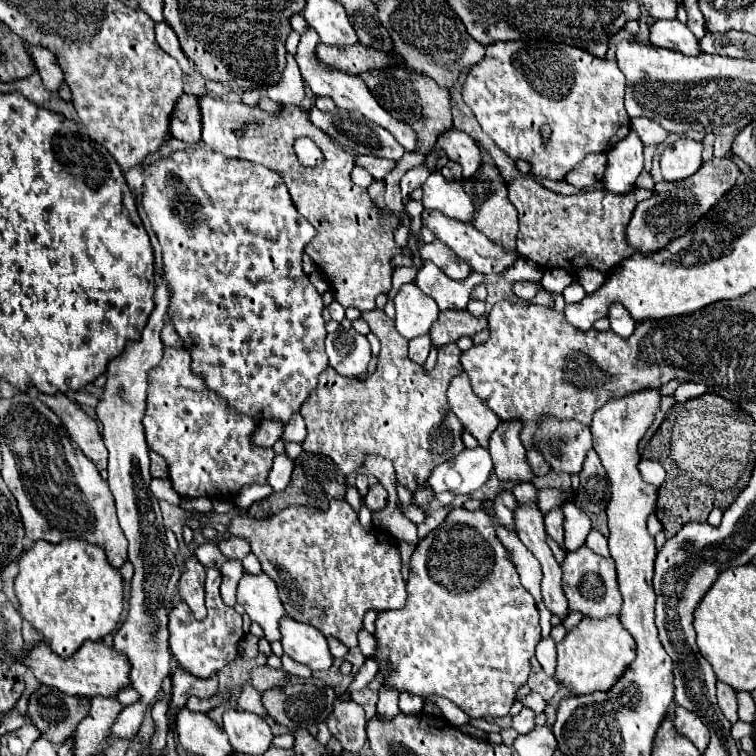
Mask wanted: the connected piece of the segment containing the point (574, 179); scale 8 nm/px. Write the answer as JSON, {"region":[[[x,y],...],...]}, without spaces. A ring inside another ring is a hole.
{"region":[[[589,154],[563,178],[563,182],[577,188],[589,188],[603,178],[605,164],[607,164],[605,154]]]}

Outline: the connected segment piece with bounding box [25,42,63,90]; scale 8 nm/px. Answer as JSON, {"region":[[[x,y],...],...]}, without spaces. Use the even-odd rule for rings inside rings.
{"region":[[[25,42],[25,48],[29,52],[29,56],[33,58],[33,64],[37,68],[37,74],[41,76],[43,84],[49,88],[49,90],[59,90],[59,86],[63,84],[63,78],[61,78],[61,68],[55,60],[55,56],[43,48],[43,46],[33,46],[29,42]]]}

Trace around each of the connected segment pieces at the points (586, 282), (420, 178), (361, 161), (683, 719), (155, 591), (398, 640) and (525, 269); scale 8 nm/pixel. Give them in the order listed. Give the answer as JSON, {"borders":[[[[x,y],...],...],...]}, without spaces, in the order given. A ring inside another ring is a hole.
{"borders":[[[[581,268],[581,272],[577,272],[577,276],[575,276],[575,282],[581,284],[587,294],[593,294],[595,290],[599,290],[603,286],[605,274],[597,272],[593,268]]],[[[415,166],[415,168],[407,170],[407,172],[403,174],[401,182],[399,182],[399,186],[401,186],[401,196],[403,196],[403,200],[407,200],[407,198],[411,196],[411,192],[413,192],[415,188],[423,186],[427,178],[429,178],[429,170],[427,170],[425,166]]],[[[357,156],[357,166],[367,168],[375,180],[381,180],[397,166],[397,162],[385,160],[385,158],[377,158],[377,156]]],[[[677,706],[673,710],[673,722],[677,726],[677,732],[685,734],[699,748],[699,752],[705,752],[705,748],[709,744],[709,730],[707,730],[707,726],[701,722],[701,718],[697,714]]],[[[161,276],[155,292],[155,310],[151,312],[147,326],[141,332],[137,342],[129,342],[121,356],[109,362],[107,384],[103,398],[97,404],[97,418],[103,424],[103,442],[109,450],[109,488],[117,504],[119,524],[129,540],[129,562],[135,568],[129,592],[129,614],[123,626],[117,630],[113,648],[125,652],[131,660],[131,684],[141,694],[137,704],[125,706],[113,724],[113,736],[123,740],[133,740],[145,710],[159,696],[163,678],[171,672],[171,650],[169,650],[169,632],[167,632],[167,614],[173,606],[177,594],[177,584],[181,578],[175,554],[167,546],[163,518],[159,502],[149,490],[149,450],[145,444],[143,416],[145,416],[145,394],[147,394],[147,372],[157,366],[163,356],[161,328],[169,322],[169,292],[167,282]]],[[[451,508],[445,522],[435,528],[433,532],[429,532],[425,536],[425,540],[419,542],[419,546],[415,548],[413,552],[413,558],[411,558],[411,572],[409,572],[409,580],[407,580],[407,604],[405,608],[401,610],[387,610],[387,612],[381,612],[377,616],[377,660],[379,660],[379,666],[381,670],[391,668],[391,674],[387,676],[385,684],[389,686],[395,686],[399,692],[407,690],[411,694],[417,694],[417,696],[427,696],[427,694],[439,694],[447,700],[451,700],[455,706],[459,706],[469,718],[497,718],[497,716],[507,716],[509,714],[509,708],[511,704],[515,702],[515,692],[519,690],[521,684],[527,682],[527,676],[529,676],[529,660],[535,656],[535,646],[537,642],[541,640],[541,626],[539,626],[539,612],[535,608],[535,600],[533,596],[523,588],[521,580],[519,580],[519,574],[515,570],[515,564],[511,562],[509,558],[509,552],[507,548],[499,542],[497,534],[495,534],[495,526],[491,522],[491,518],[487,516],[485,510],[475,510],[475,512],[469,512],[465,508]],[[443,556],[457,556],[453,560],[453,566],[449,572],[445,574],[439,574],[441,572],[441,558]]],[[[519,258],[517,264],[513,268],[509,268],[509,272],[501,274],[507,282],[517,282],[517,280],[529,280],[529,282],[539,282],[541,276],[543,276],[543,270],[533,264],[531,260],[525,260],[525,258]]]]}

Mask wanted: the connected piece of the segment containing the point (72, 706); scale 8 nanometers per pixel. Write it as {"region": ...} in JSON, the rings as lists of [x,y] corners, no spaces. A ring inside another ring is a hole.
{"region":[[[41,686],[29,700],[29,720],[53,744],[63,744],[71,738],[87,712],[87,698],[63,694],[53,686]]]}

